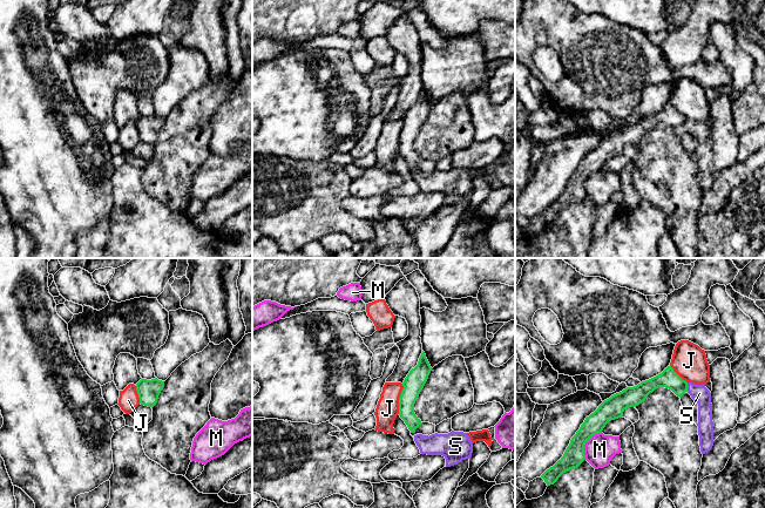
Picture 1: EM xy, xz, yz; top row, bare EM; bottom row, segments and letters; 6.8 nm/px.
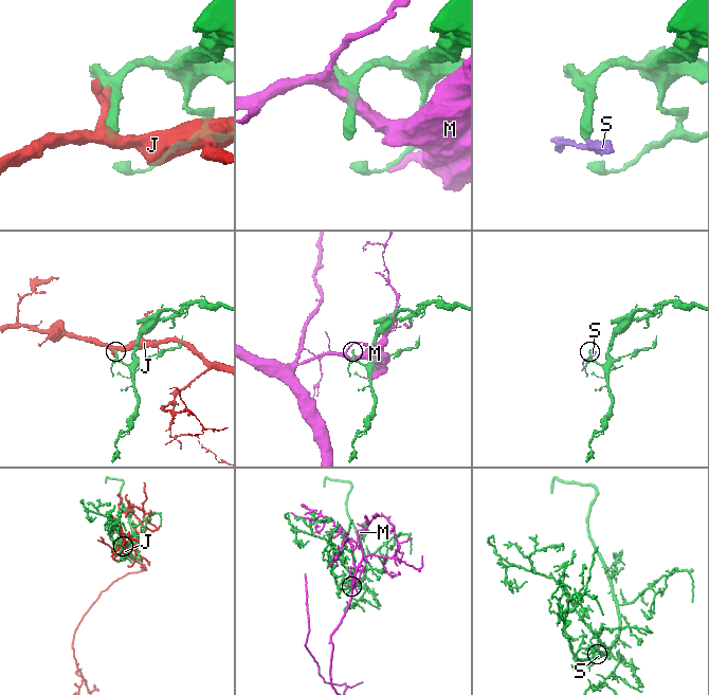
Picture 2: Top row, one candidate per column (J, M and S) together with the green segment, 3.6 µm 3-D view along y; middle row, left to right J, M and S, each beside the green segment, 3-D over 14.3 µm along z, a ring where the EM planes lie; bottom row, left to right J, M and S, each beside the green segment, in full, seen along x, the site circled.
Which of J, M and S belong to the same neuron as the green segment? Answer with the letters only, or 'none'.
S

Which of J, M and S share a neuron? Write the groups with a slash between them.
J / M / S

